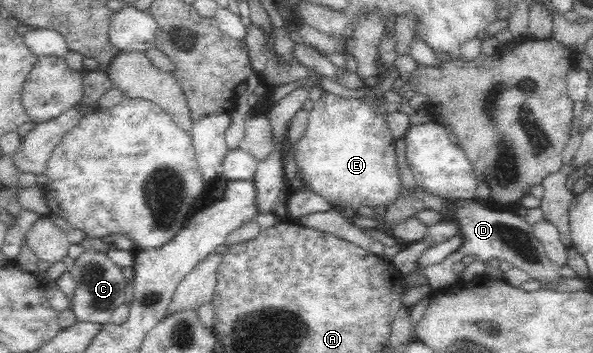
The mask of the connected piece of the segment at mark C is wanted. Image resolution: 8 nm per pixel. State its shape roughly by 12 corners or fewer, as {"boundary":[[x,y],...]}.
{"boundary":[[105,252],[69,271],[77,321],[109,323],[128,280]]}

